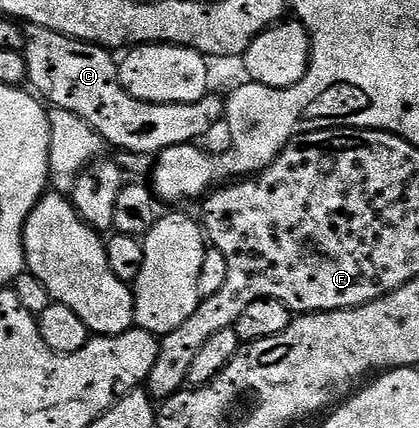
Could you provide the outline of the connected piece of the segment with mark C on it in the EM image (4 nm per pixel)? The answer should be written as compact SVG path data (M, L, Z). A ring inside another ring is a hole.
M36 24L26 25L22 29L22 33L23 46L21 51L27 63L30 87L52 109L60 108L79 115L110 147L112 144L113 147L120 148L120 153L135 153L139 156L154 157L156 154L164 152L166 148L172 148L178 144L195 144L218 120L220 123L224 119L224 101L218 100L214 94L202 96L197 102L185 102L184 104L158 104L157 102L145 102L133 98L133 94L129 94L121 86L116 57L111 57L114 55L99 44L75 40L71 36L54 32L45 26L37 26Z

